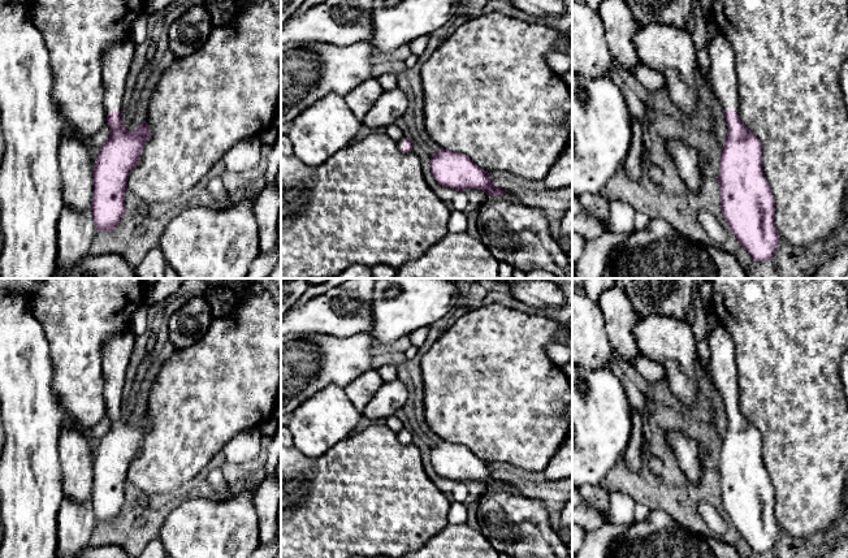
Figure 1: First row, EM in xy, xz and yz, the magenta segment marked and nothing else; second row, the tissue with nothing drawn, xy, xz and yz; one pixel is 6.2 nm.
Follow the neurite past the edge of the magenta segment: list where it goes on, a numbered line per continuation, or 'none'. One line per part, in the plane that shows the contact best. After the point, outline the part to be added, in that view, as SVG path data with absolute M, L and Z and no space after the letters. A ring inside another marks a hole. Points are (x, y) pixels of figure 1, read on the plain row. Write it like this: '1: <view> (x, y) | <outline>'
1: xy (117, 350) | M127 329L112 336L103 346L104 399L107 406L122 402L122 389L134 349L134 338L134 333Z

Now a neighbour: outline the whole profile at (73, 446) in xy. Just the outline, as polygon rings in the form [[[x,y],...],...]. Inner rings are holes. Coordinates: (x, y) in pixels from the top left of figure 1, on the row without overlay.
[[[65,427],[57,441],[62,468],[65,498],[74,502],[91,499],[94,488],[94,458],[85,432]]]

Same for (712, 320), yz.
[[[708,310],[704,337],[700,341],[697,341],[697,358],[701,360],[704,369],[709,373],[710,373],[710,351],[708,342],[710,332],[717,325],[721,325],[719,319],[717,317],[713,310]]]

